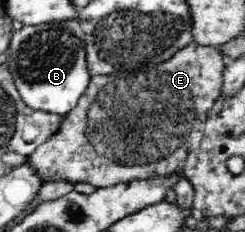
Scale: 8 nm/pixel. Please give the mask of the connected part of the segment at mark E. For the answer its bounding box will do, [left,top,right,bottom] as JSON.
[26,41,226,189]

